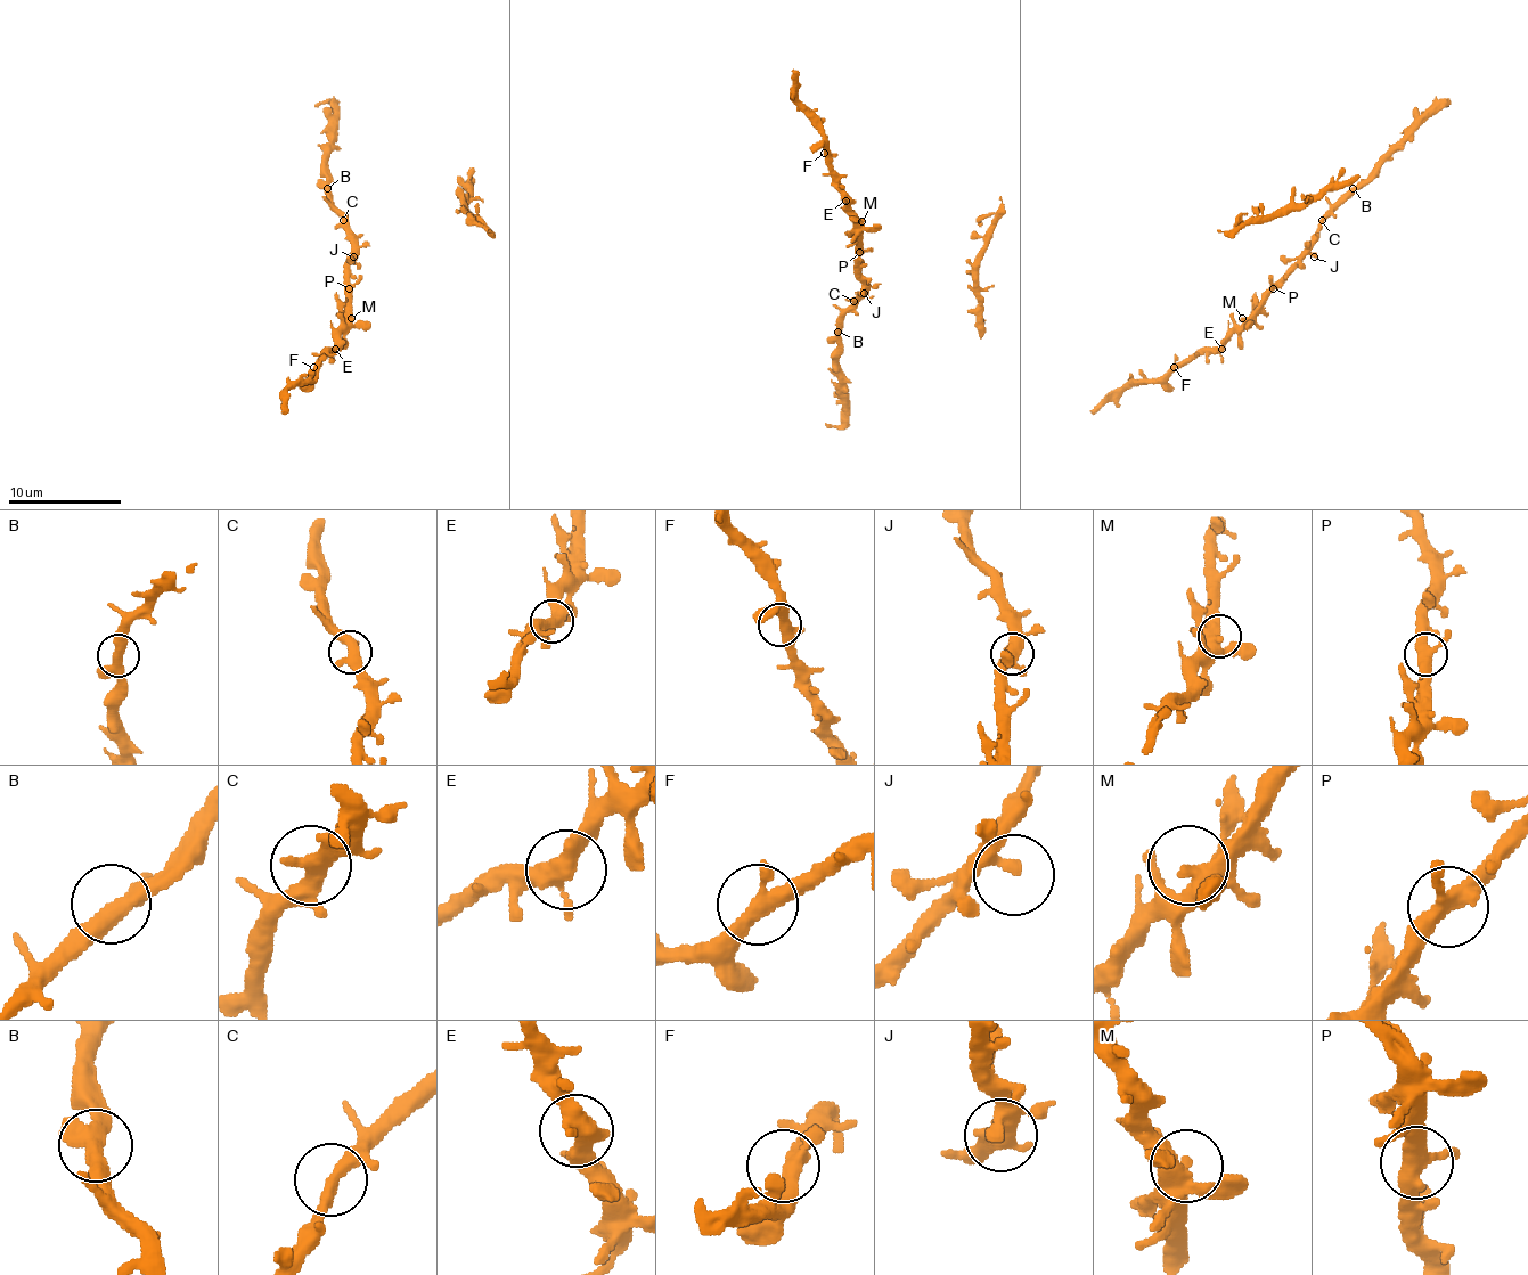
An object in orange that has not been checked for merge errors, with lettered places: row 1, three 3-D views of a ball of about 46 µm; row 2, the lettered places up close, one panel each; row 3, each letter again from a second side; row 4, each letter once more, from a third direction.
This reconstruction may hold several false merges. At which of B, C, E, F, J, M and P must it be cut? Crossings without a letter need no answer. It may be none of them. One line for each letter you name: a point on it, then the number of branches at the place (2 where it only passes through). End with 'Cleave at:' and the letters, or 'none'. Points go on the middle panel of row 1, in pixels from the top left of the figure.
Cleave at: none

